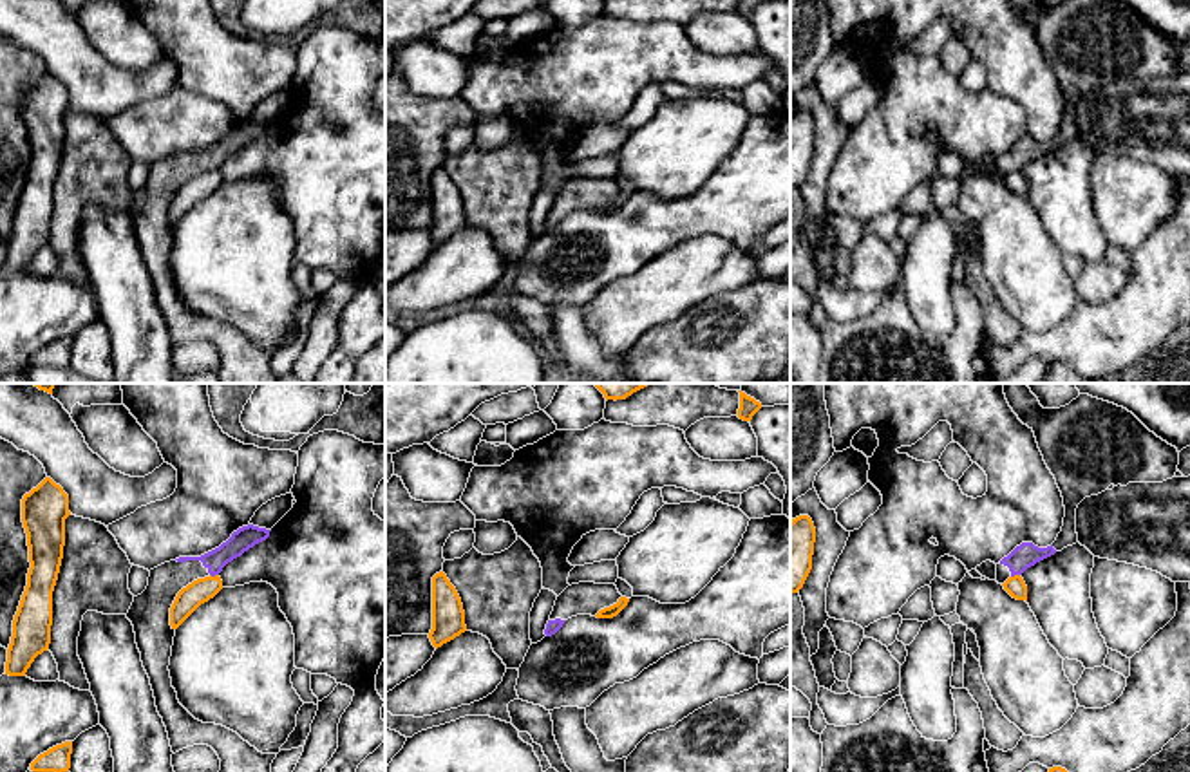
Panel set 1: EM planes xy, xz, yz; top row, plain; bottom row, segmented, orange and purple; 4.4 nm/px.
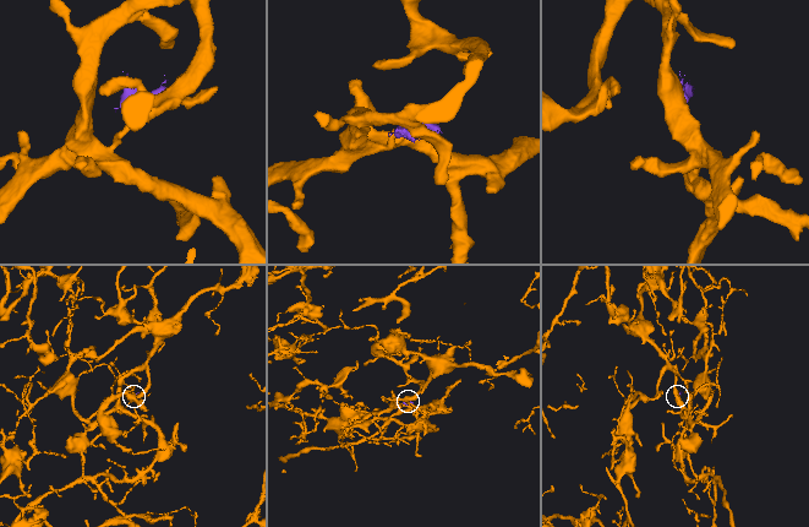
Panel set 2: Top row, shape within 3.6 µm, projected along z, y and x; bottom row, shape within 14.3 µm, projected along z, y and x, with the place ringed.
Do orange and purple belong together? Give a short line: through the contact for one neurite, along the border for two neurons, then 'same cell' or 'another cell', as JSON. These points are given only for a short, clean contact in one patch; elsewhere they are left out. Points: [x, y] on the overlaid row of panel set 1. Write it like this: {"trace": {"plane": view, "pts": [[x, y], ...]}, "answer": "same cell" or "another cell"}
{"trace": {"plane": "xy", "pts": [[210, 574], [217, 575]]}, "answer": "another cell"}

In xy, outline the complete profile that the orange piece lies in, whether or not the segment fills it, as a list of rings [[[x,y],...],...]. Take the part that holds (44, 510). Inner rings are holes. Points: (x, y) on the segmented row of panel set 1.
[[[51,477],[22,499],[22,523],[29,546],[27,586],[13,620],[5,674],[25,676],[38,654],[49,649],[52,626],[52,591],[58,580],[69,495]]]

